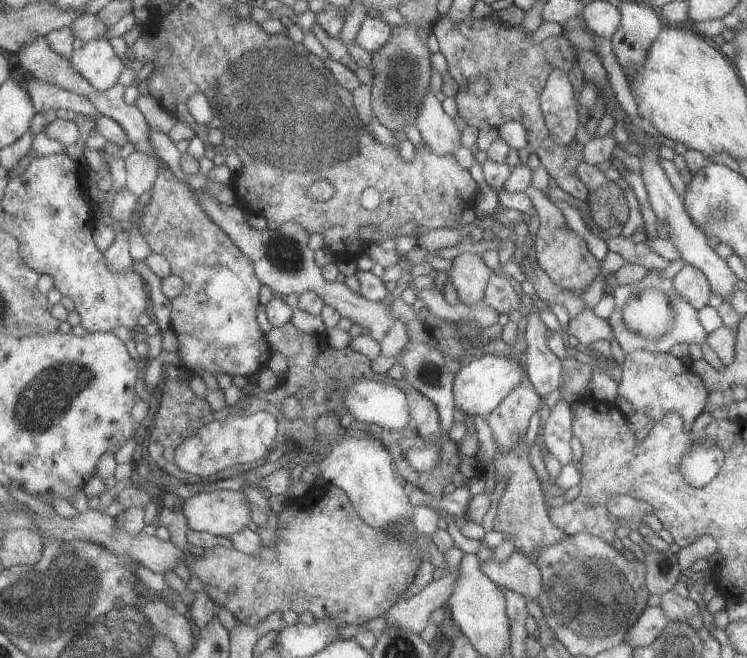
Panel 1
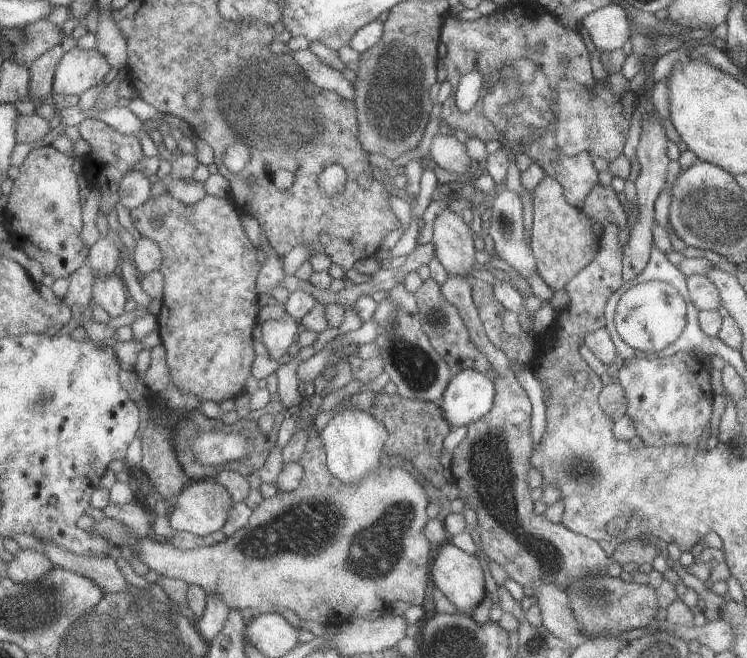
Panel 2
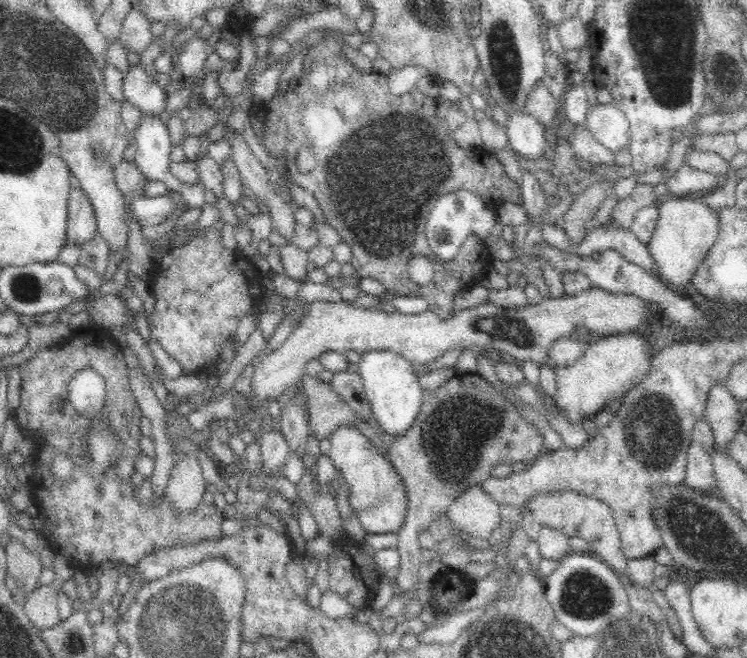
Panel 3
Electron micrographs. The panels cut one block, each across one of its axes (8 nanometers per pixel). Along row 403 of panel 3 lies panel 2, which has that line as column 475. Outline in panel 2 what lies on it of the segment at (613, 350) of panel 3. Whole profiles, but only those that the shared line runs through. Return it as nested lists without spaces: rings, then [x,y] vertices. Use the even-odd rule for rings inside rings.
[[[450,542],[443,543],[433,550],[430,568],[430,583],[456,606],[458,612],[470,615],[486,596],[484,570],[476,555],[470,556]]]

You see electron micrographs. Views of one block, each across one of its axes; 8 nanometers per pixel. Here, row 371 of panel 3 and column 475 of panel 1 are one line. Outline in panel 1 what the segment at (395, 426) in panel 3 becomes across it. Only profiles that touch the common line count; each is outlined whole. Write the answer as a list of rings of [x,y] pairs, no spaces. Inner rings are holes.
[[[484,354],[480,358],[472,358],[470,362],[462,364],[460,370],[454,375],[453,381],[455,408],[469,414],[472,418],[476,415],[488,416],[526,377],[525,367],[522,367],[519,361],[517,355],[515,359],[515,357]]]

